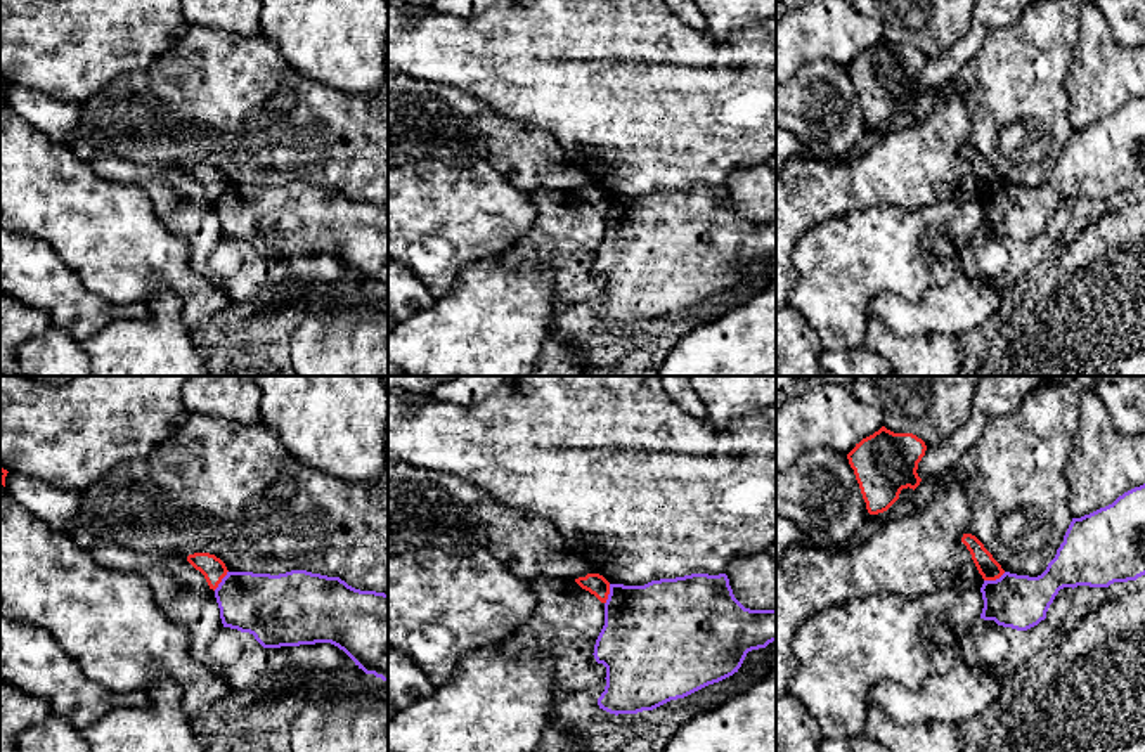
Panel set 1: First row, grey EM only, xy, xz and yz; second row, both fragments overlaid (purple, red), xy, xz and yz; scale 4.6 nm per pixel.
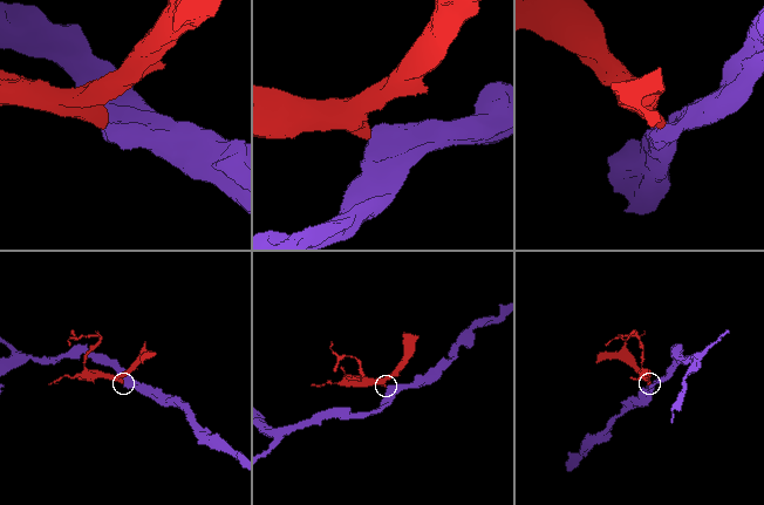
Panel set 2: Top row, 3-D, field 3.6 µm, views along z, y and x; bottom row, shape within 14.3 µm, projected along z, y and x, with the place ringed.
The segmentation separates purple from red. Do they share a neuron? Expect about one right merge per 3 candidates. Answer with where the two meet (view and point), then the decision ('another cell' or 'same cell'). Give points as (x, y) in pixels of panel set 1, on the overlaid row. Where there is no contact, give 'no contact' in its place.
yz (996, 579) | another cell

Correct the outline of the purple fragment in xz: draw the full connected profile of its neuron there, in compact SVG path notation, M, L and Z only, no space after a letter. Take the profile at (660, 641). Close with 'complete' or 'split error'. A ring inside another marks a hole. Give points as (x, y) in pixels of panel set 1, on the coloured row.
M691 574L644 586L610 584L605 626L592 653L606 667L606 686L598 705L615 716L653 710L733 676L748 652L773 641L776 608L745 608L726 574Z | complete

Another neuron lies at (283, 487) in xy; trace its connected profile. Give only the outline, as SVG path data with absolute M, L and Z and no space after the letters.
M279 476L268 489L267 496L274 497L275 501L282 501L291 497L294 490L294 483L291 476Z

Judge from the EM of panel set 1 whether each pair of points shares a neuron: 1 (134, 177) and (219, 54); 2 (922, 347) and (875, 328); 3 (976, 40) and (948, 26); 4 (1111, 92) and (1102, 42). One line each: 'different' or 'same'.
1: different
2: same
3: different
4: same

